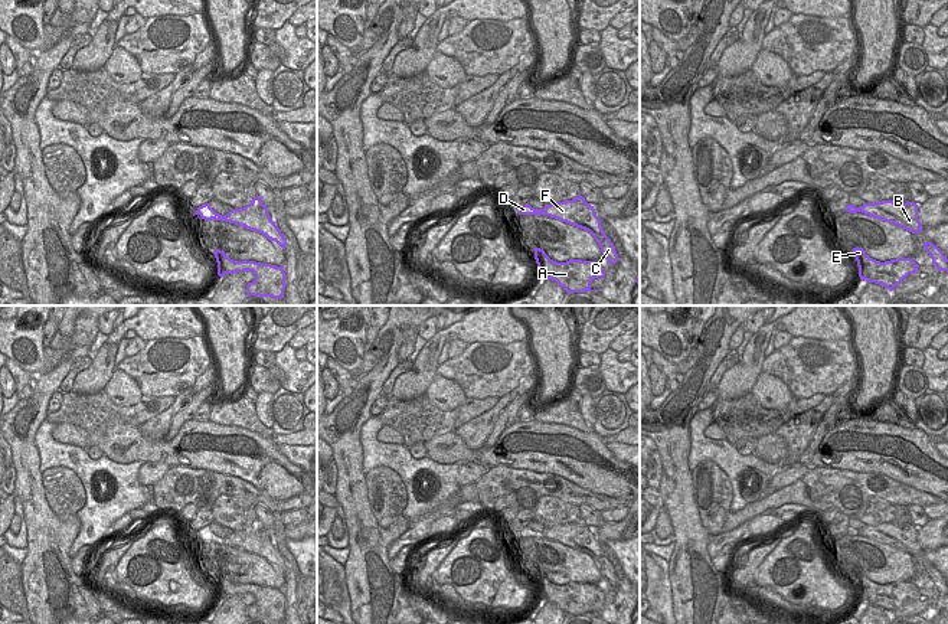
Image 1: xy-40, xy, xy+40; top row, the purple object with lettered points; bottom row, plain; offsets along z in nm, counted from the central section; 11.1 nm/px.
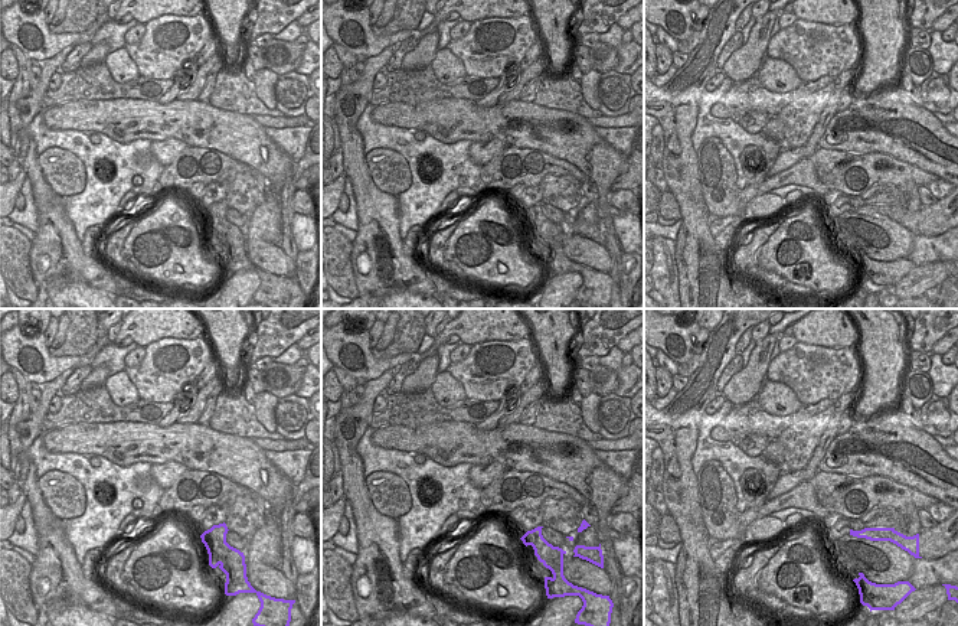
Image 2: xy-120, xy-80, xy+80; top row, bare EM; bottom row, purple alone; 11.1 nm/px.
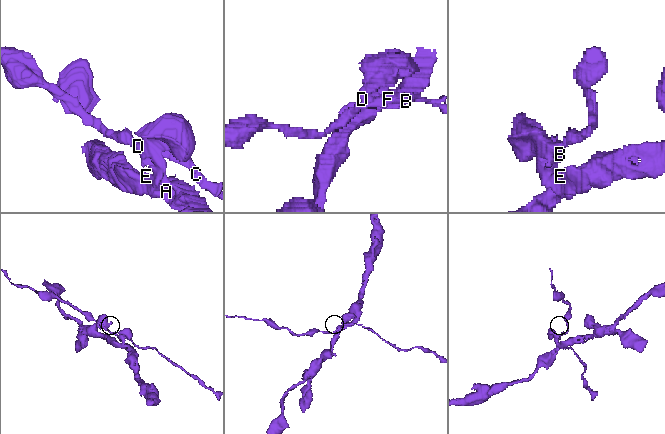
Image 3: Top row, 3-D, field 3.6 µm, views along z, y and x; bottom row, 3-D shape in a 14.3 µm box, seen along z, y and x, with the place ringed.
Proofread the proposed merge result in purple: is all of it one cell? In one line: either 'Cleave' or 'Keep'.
Cleave

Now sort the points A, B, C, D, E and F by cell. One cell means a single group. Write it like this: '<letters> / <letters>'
A D E / B C F

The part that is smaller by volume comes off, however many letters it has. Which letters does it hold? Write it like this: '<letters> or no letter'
B, C, F

